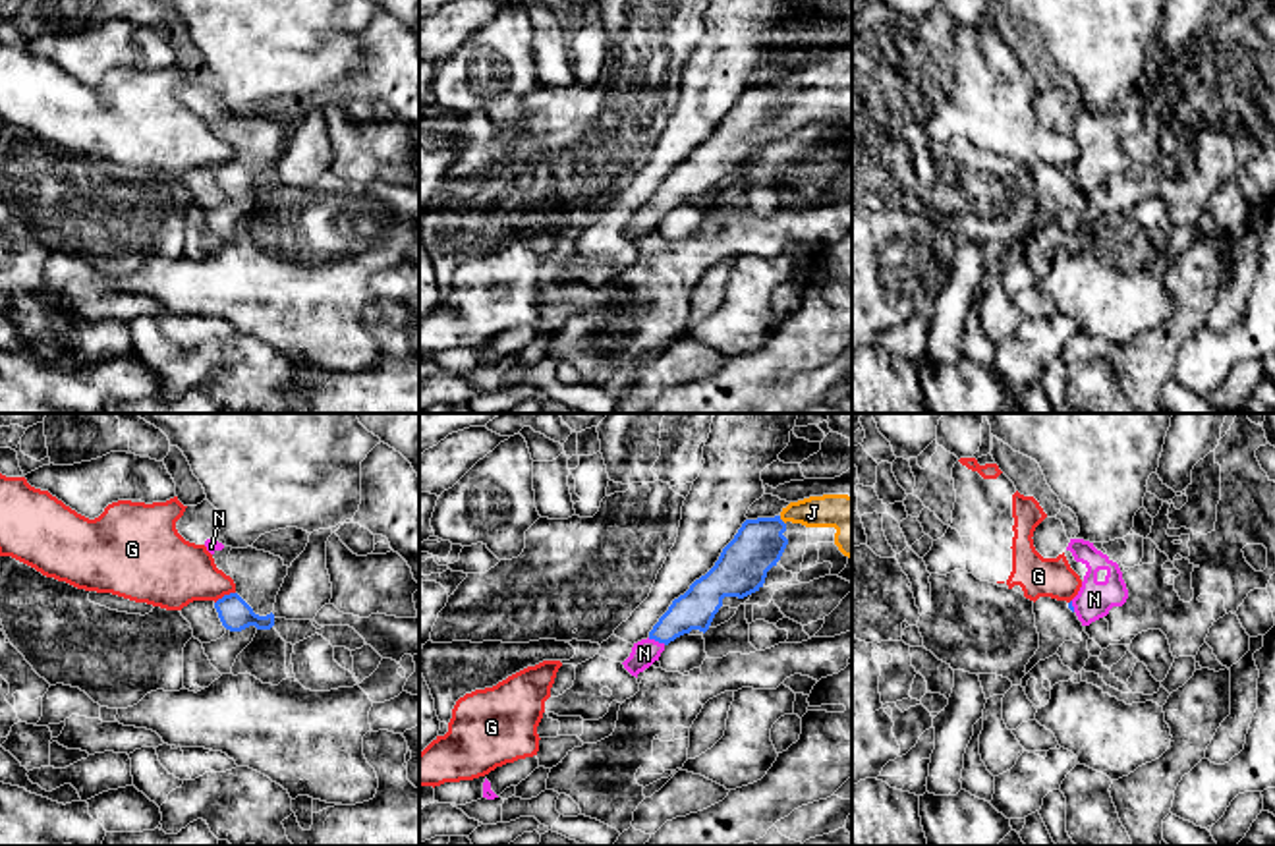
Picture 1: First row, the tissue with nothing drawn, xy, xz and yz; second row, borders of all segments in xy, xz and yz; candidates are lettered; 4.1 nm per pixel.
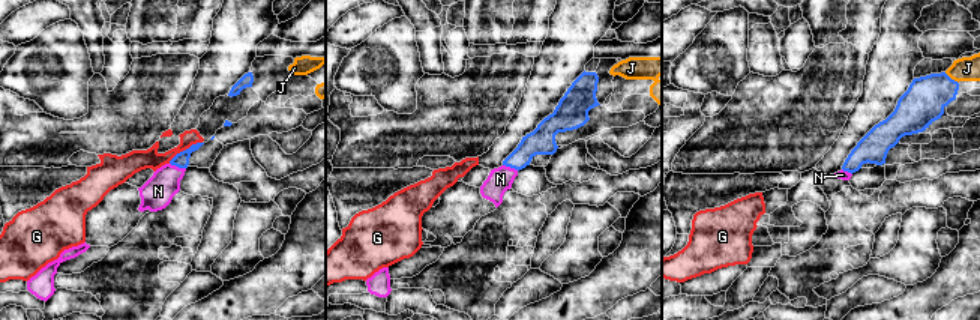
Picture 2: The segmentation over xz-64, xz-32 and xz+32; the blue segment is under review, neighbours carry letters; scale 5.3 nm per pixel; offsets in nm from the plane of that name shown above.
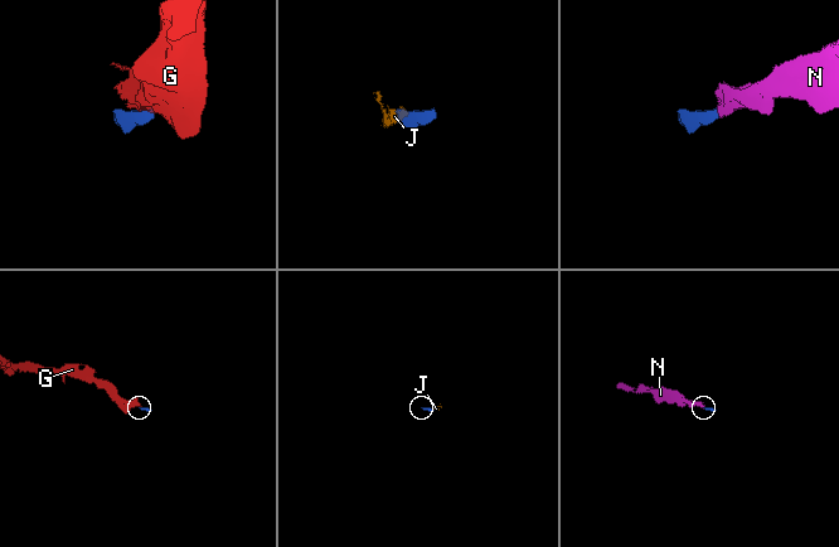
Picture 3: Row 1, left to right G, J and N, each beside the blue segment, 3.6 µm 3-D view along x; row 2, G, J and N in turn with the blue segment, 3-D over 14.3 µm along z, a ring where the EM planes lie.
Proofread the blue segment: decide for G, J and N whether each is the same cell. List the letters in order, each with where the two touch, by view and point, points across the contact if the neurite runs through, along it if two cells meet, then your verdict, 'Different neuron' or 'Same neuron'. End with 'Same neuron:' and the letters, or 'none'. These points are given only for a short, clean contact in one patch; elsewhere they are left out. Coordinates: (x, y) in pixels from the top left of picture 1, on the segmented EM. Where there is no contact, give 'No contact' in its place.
G: Touches blue at xy (225, 595). Boundary: xy (234, 592), (215, 603). Different neuron
J: Touches blue at xz (781, 520). Path across: xz (742, 566), (781, 520), (793, 512), (831, 510). Same neuron
N: Touches blue at xz (657, 640). Path across: xz (696, 609), (688, 611), (657, 640), (644, 653). Same neuron
Same neuron: J, N

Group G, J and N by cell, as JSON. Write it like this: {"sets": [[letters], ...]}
{"sets": [["G"], ["J", "N"]]}

